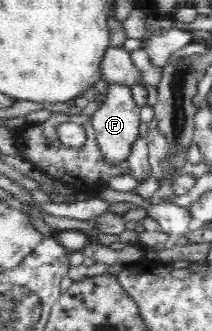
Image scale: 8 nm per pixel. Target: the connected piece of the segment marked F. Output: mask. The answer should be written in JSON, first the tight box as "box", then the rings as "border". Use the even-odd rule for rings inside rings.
{"box":[91,83,141,164],"border":[[[111,83],[108,86],[106,99],[91,116],[93,133],[102,155],[110,164],[120,164],[126,161],[133,148],[134,141],[139,136],[138,127],[141,123],[141,107],[136,104],[130,86]]]}

